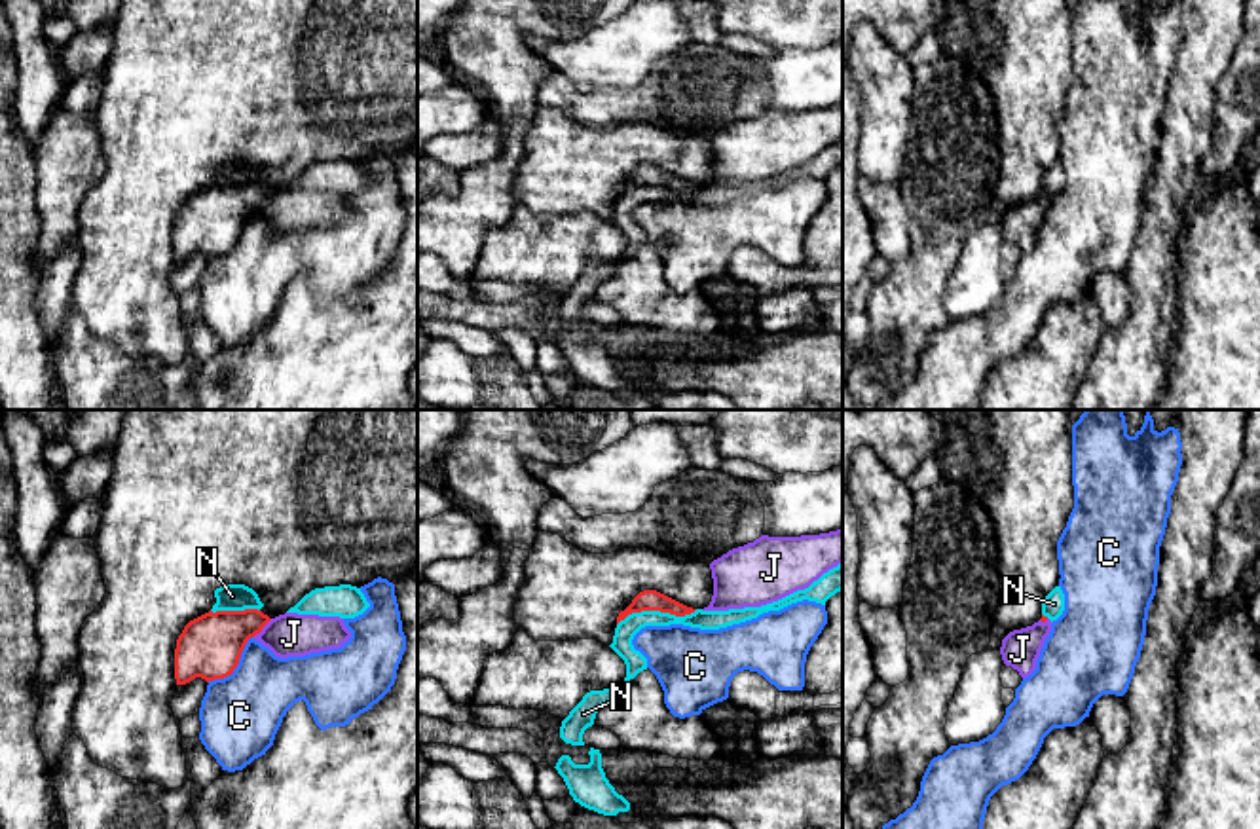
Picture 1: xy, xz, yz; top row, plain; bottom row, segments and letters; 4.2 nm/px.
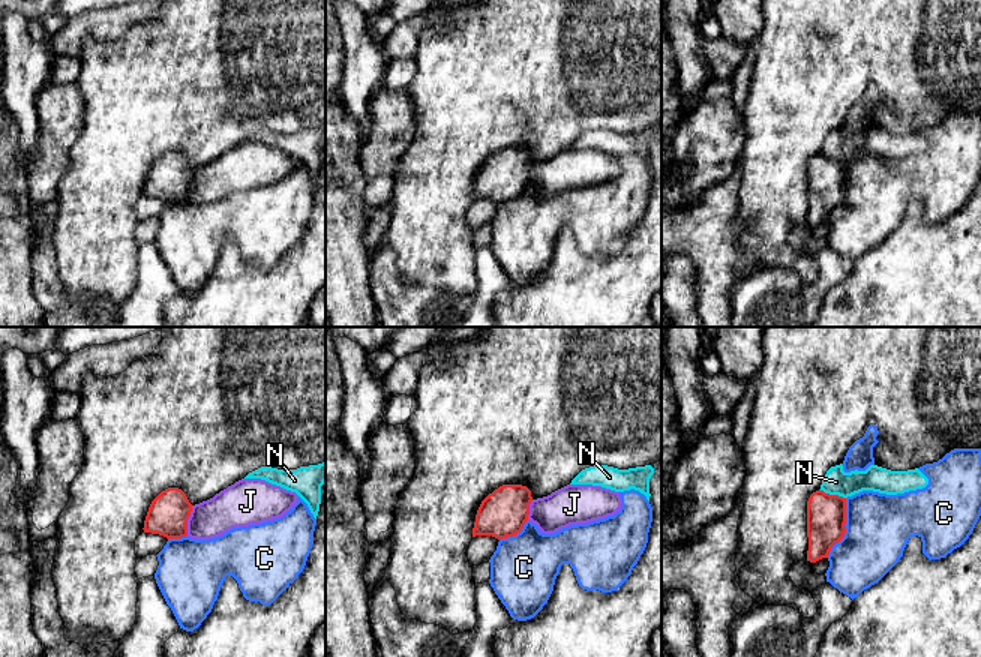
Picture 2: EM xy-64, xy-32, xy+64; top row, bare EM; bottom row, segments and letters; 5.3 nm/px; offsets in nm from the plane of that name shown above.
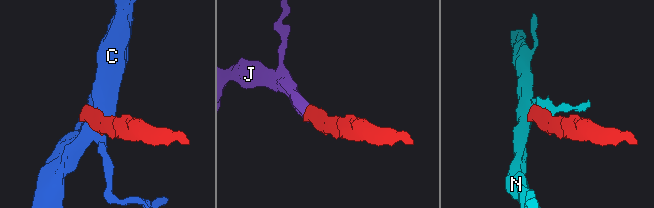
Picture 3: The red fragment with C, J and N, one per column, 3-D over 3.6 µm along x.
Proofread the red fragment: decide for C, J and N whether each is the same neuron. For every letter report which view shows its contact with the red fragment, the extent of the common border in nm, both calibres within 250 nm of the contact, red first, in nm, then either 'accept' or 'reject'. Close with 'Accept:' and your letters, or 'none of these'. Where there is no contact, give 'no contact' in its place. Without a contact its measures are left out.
C: xy | 280 nm | 260/340 nm | reject
J: xy | 120 nm | 260/190 nm | accept
N: xz | 360 nm | 100/90 nm | reject
Accept: J

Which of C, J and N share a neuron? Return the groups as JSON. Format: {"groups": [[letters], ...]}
{"groups": [["C"], ["J"], ["N"]]}

